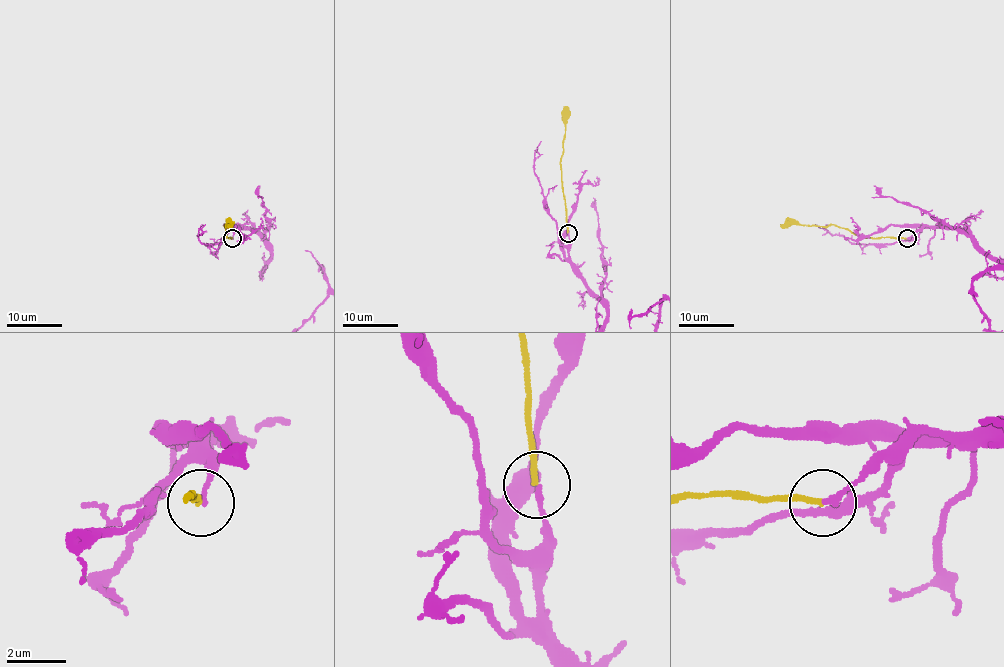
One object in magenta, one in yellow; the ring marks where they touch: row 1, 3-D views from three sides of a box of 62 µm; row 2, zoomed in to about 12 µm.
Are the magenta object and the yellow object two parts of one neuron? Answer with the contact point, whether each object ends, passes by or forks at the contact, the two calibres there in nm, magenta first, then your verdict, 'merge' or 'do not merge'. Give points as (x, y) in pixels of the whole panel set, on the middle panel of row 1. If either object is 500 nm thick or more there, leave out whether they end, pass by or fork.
(568, 233) | magenta ends | yellow ends | 170/180 nm | do not merge

